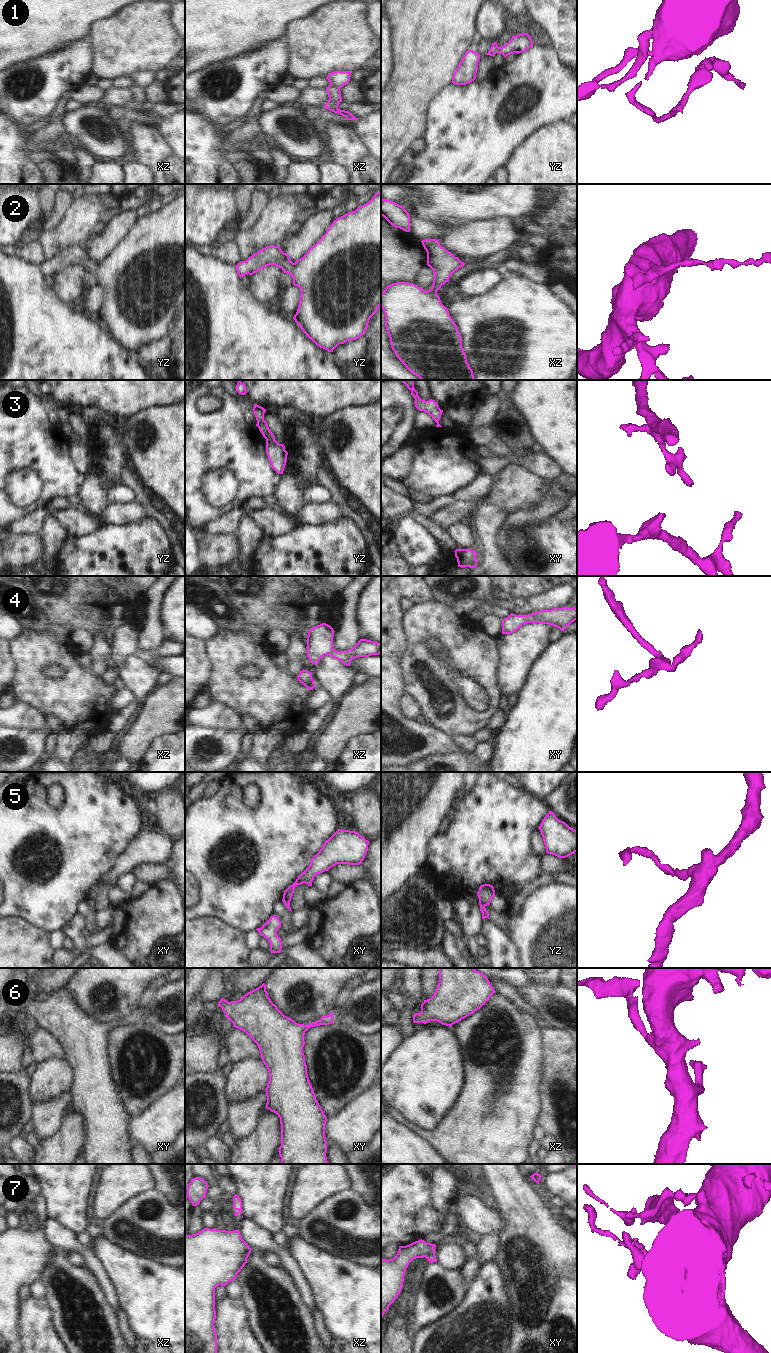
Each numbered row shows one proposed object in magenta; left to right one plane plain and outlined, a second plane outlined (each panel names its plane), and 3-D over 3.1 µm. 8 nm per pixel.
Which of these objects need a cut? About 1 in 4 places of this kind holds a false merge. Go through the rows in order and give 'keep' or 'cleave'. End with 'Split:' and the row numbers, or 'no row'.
1: keep
2: keep
3: keep
4: keep
5: keep
6: keep
7: keep
Split: no row

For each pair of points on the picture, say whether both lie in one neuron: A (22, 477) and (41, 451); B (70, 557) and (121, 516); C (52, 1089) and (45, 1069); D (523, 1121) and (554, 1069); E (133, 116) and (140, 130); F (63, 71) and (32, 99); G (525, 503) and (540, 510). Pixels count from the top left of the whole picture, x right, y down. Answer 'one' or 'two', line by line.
A: two
B: two
C: one
D: two
E: two
F: one
G: two

